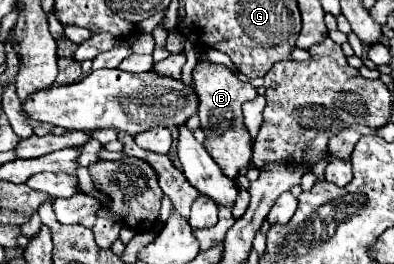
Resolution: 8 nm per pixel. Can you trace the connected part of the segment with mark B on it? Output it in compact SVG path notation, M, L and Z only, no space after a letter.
M208 57L198 59L198 65L192 71L194 91L198 95L198 115L200 127L206 131L204 147L210 157L220 165L222 173L234 179L242 167L250 163L250 135L242 121L242 103L256 97L256 89L250 83L242 83L228 67L212 63Z

